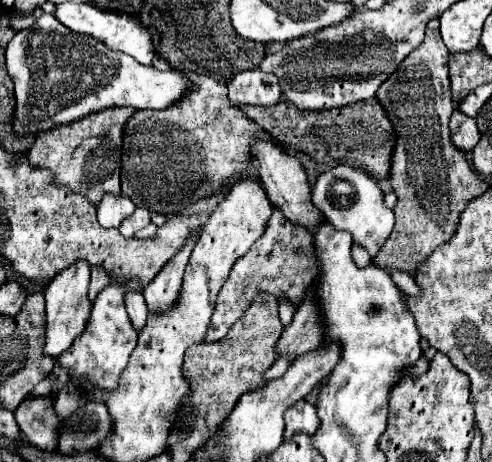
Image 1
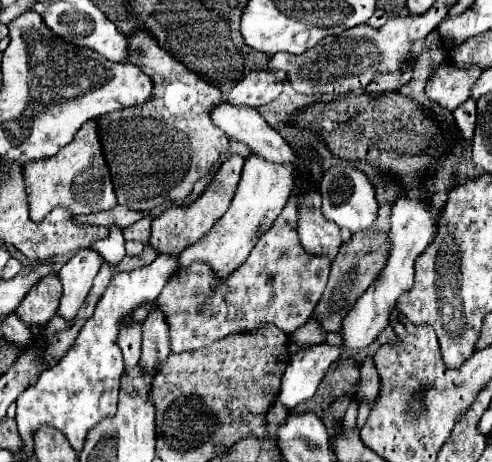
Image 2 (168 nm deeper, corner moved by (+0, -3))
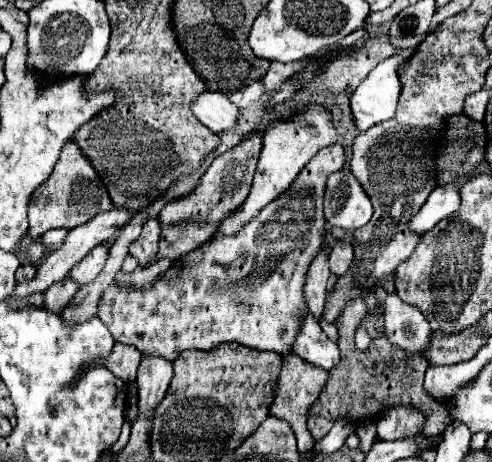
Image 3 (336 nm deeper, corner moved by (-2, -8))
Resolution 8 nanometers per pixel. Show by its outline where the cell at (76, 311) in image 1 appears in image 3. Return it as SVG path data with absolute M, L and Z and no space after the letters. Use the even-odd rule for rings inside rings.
M100 244L100 246L96 246L94 250L90 250L90 252L72 268L70 276L72 276L74 280L78 280L78 284L88 284L88 282L92 282L92 280L98 276L98 272L104 268L106 258L108 258L108 246Z

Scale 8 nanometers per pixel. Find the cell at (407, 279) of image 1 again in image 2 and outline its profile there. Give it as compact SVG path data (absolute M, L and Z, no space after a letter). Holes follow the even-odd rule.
M336 165L330 167L324 177L318 183L318 191L322 195L322 215L330 221L334 221L340 229L348 229L350 233L358 233L358 231L368 231L370 227L374 227L376 219L378 219L378 199L376 199L376 189L372 185L372 181L358 171L352 165Z

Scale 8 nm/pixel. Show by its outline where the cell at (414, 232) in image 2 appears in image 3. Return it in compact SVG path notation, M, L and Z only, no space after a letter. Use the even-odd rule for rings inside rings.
M456 184L438 186L420 208L420 212L410 220L410 228L418 234L426 234L432 230L442 218L450 216L458 210L460 204L460 188Z

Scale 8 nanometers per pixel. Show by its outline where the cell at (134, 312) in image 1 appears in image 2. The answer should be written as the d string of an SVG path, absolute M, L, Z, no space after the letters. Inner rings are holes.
M122 327L118 345L124 355L126 369L134 367L140 361L140 339L142 339L142 327Z

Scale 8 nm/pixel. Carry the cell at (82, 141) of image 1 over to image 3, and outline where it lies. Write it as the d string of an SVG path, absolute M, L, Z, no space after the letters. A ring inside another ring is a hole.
M72 140L62 146L60 158L50 174L50 178L36 188L34 198L28 206L28 220L30 220L30 228L28 228L28 236L32 240L36 240L38 236L42 236L44 232L52 230L52 228L74 228L80 226L88 220L92 220L96 214L110 210L112 200L104 188L104 184L100 182L98 174L94 172L94 168L90 166L90 162L84 158L82 152L78 152L78 146L72 144Z

